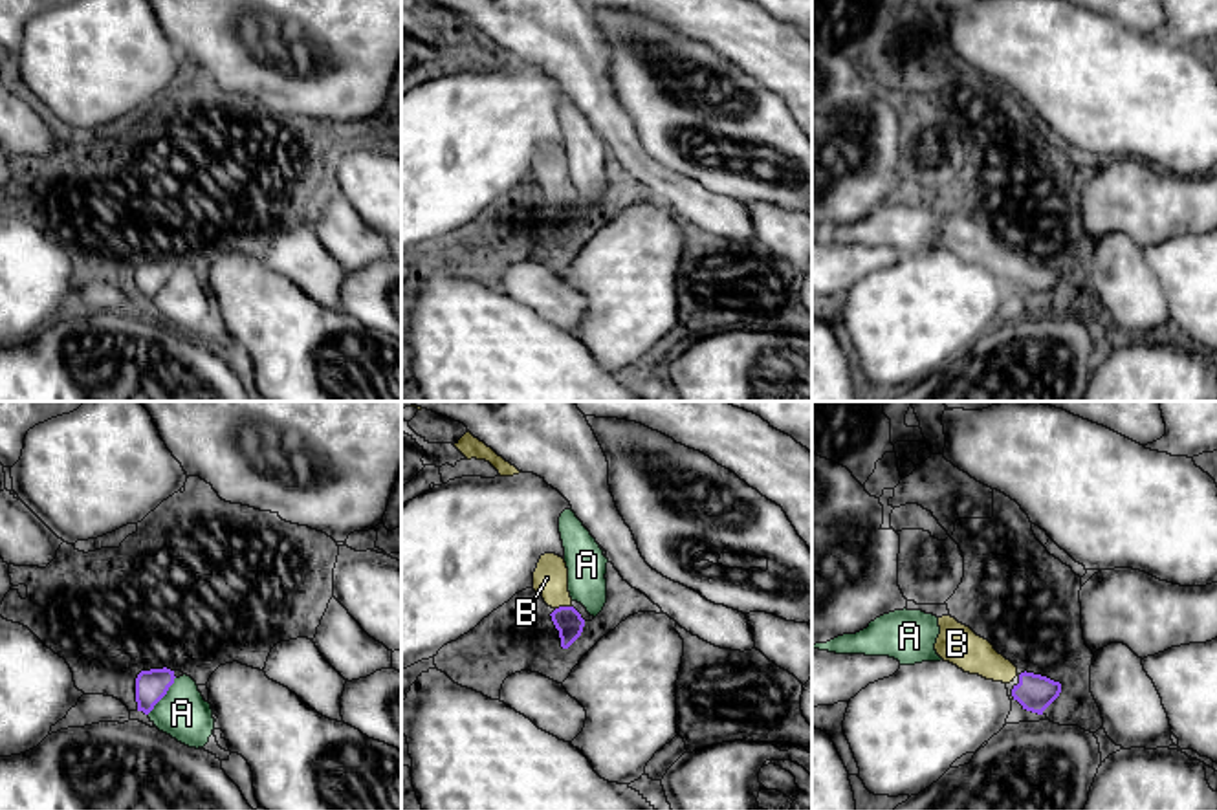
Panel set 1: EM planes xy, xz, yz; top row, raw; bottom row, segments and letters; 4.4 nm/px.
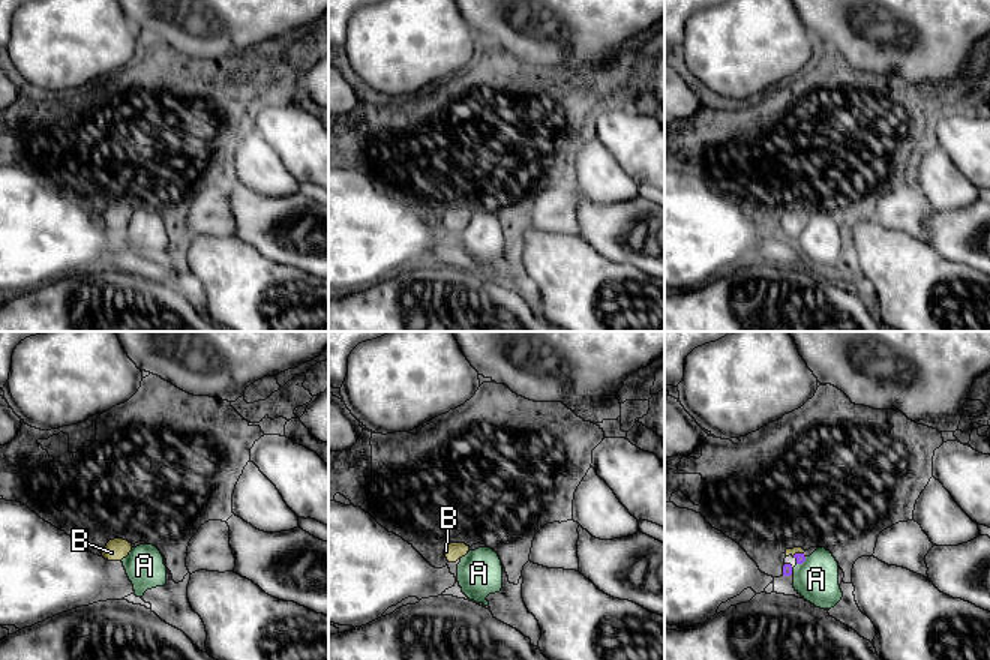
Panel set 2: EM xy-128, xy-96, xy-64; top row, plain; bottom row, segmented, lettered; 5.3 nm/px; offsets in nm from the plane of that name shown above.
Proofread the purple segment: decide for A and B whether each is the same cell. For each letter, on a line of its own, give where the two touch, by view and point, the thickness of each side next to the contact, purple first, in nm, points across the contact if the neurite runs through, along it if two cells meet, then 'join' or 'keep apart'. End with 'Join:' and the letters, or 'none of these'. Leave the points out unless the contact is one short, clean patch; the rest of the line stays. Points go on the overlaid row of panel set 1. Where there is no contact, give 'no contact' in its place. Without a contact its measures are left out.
A: meets purple in xy at (165, 693); 140 nm thick on the purple side, 220 nm on the other; keep apart
B: meets purple in xz at (563, 607); 120 nm thick on the purple side, 160 nm on the other; runs through xz (567, 620), (563, 607), (550, 580); join
Join: B

